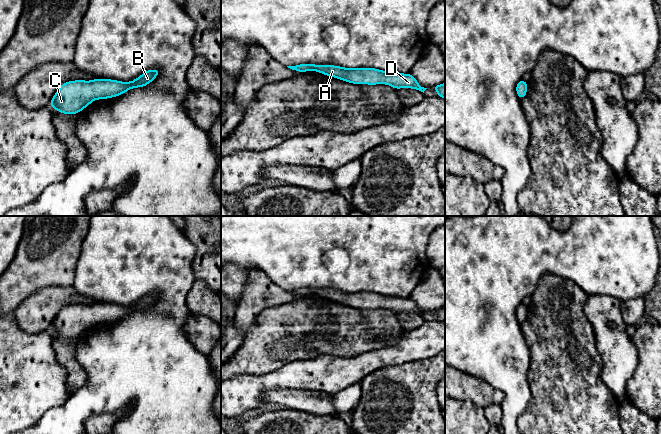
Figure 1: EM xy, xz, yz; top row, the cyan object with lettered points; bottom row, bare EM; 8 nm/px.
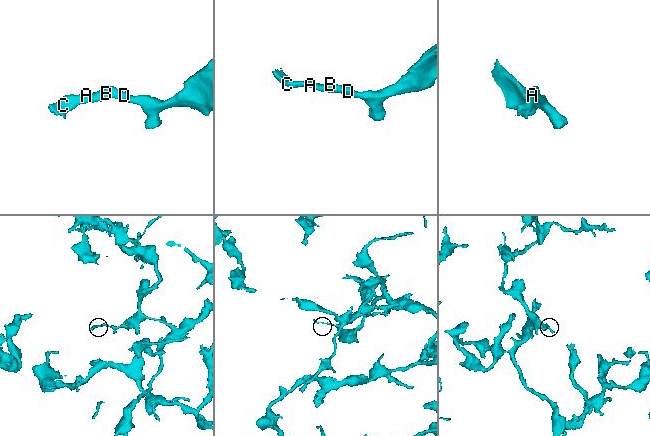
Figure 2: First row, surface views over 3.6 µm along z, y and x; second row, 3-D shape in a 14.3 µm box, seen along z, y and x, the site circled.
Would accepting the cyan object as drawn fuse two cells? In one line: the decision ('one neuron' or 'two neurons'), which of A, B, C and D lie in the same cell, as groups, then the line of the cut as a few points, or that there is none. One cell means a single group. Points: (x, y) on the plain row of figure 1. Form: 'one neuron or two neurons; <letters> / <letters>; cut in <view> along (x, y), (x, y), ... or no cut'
one neuron; A B C D; no cut

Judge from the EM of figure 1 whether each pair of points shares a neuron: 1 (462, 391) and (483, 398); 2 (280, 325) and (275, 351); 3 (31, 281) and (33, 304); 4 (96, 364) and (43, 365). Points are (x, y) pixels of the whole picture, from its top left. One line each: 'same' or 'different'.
1: same
2: same
3: different
4: different

